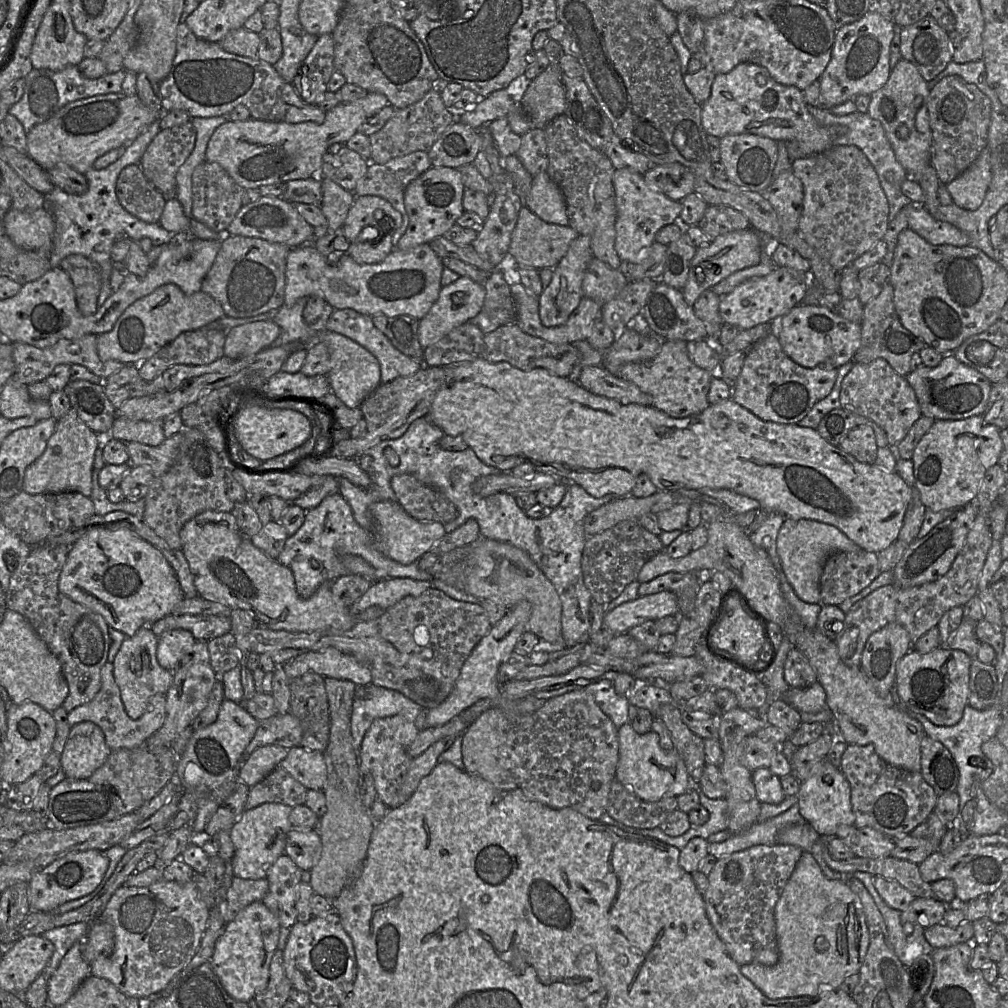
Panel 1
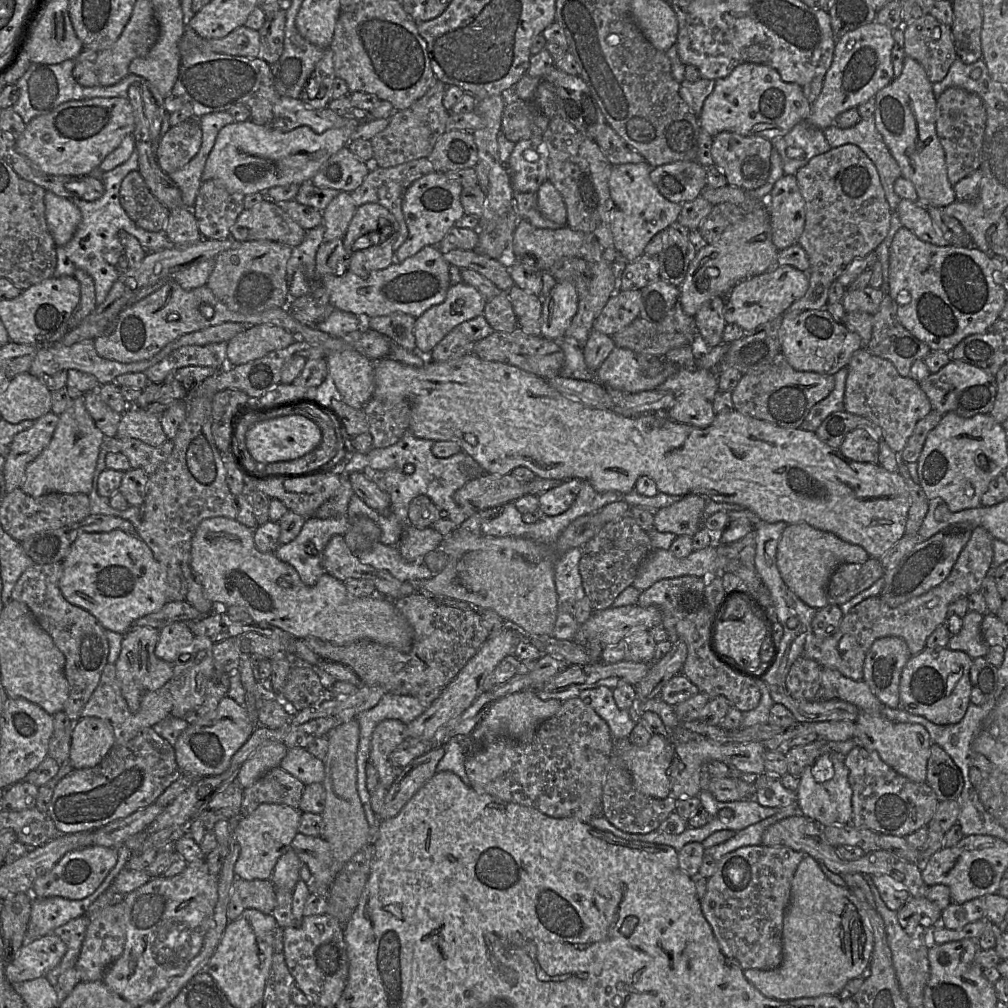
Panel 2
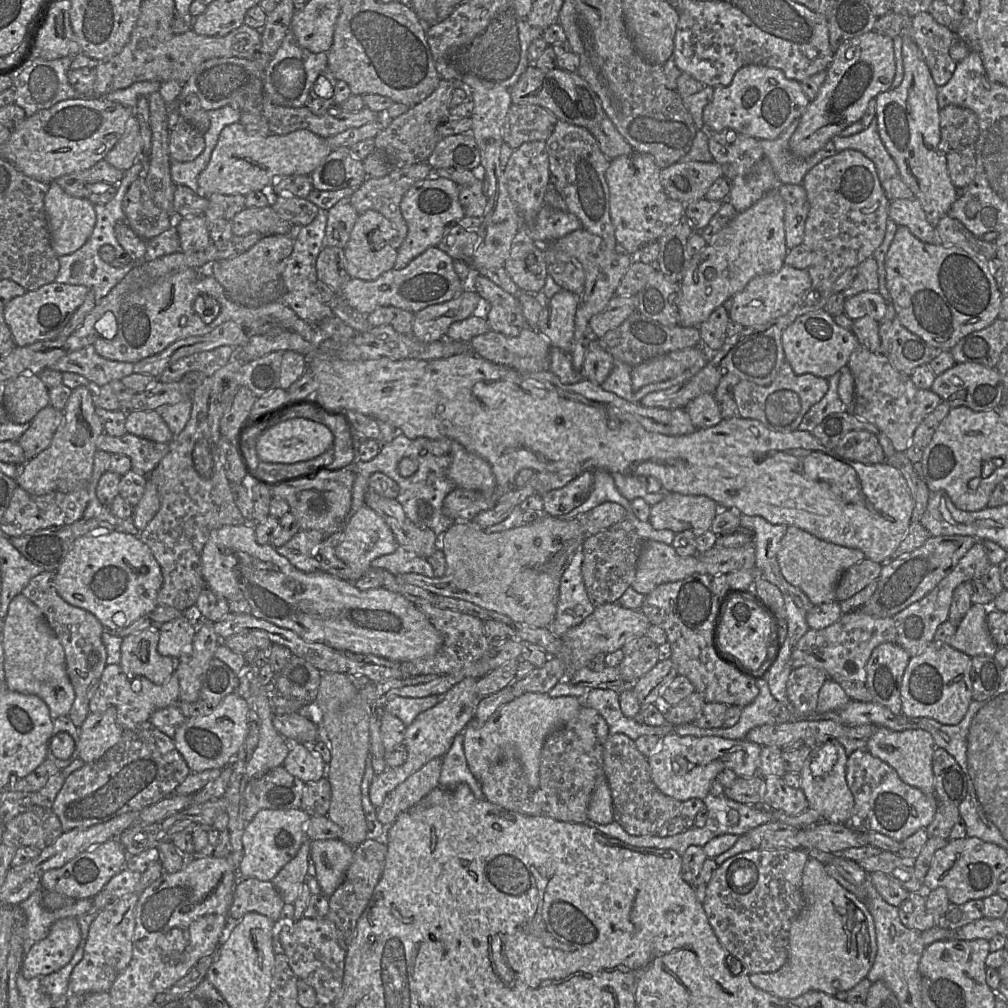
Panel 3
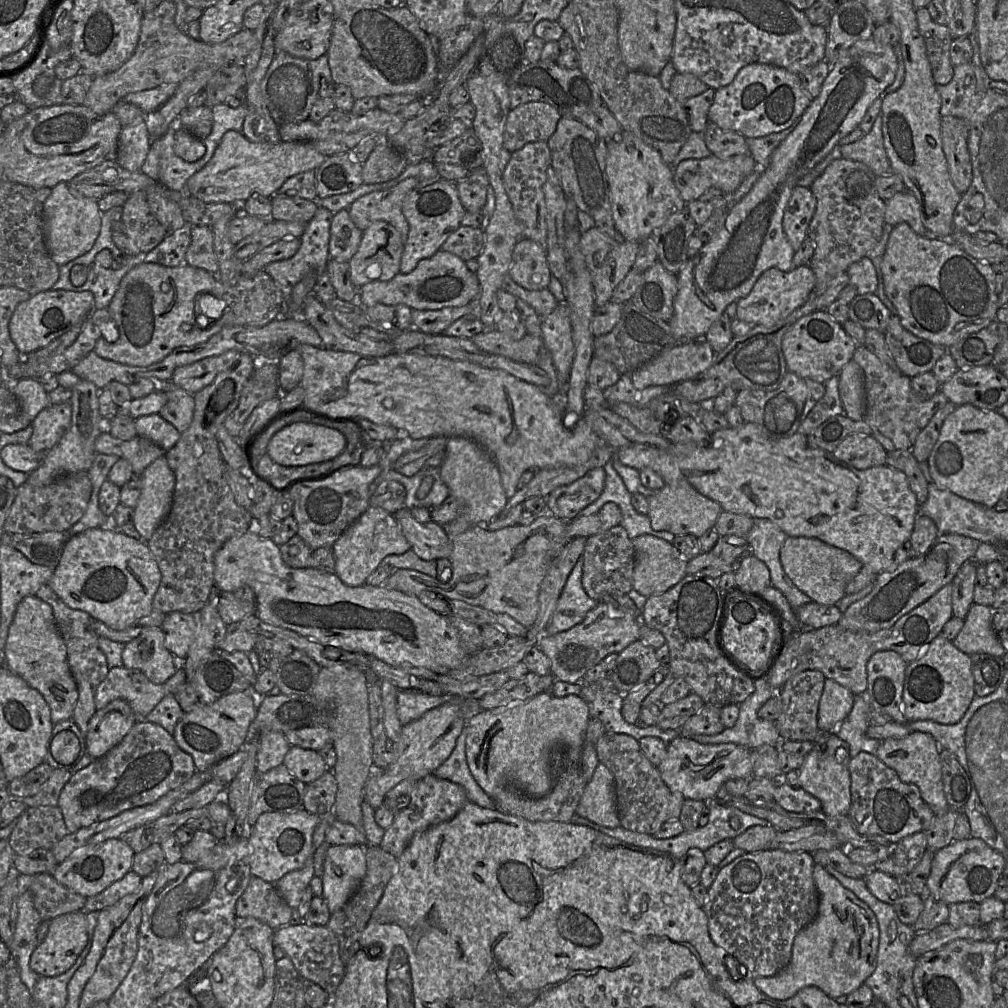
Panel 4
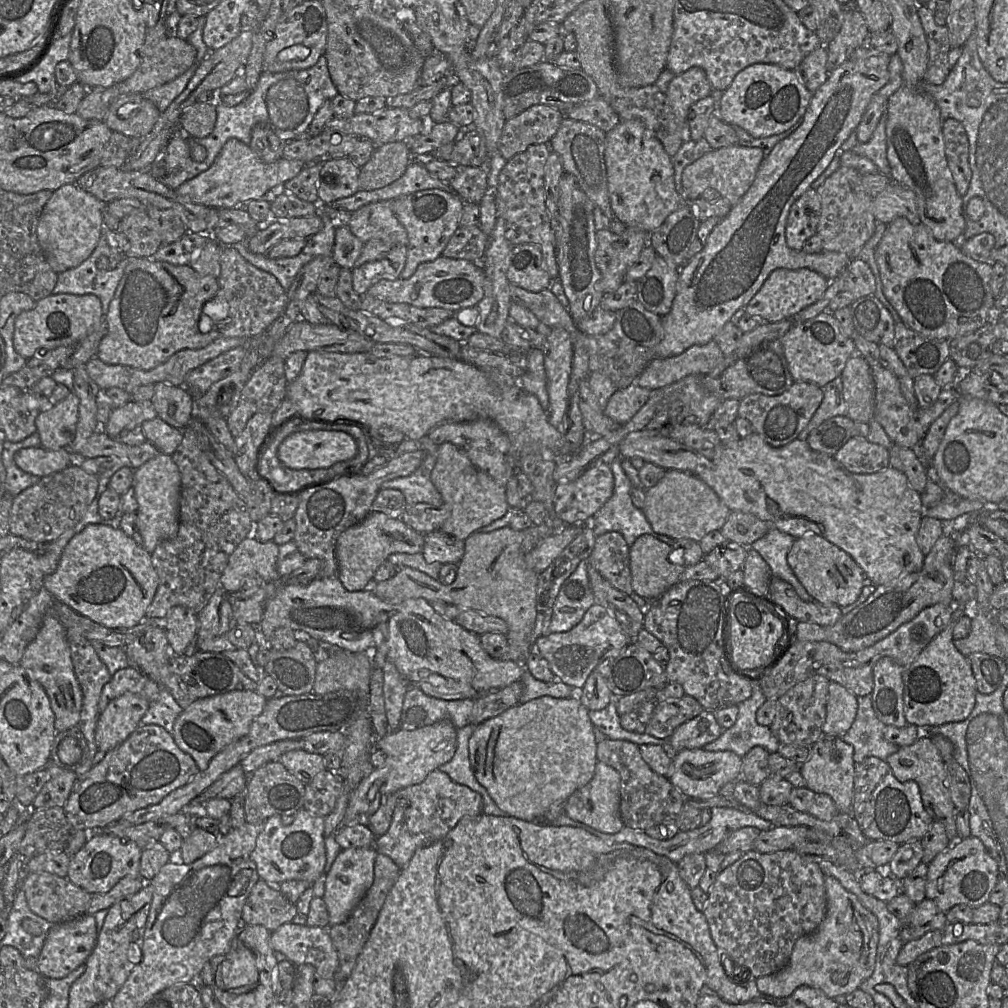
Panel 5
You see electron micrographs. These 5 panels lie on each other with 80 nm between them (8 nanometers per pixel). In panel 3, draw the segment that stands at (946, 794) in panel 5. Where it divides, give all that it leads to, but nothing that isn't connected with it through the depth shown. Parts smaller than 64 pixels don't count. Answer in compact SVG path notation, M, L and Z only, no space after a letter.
M878 727L875 733L867 739L866 745L866 749L892 767L902 781L928 795L935 794L932 758L936 748L933 737L925 730L894 731L886 727Z

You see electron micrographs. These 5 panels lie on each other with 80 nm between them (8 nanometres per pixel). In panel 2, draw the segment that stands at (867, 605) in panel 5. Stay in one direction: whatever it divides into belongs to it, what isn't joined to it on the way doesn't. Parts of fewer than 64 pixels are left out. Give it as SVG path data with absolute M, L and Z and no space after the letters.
M972 529L945 530L921 540L896 564L884 571L884 586L879 594L889 607L897 607L939 585L950 574L960 552L971 537Z

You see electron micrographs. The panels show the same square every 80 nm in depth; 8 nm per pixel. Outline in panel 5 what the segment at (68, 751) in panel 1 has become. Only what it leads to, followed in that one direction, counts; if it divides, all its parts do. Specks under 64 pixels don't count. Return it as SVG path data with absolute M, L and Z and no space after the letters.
M132 692L109 702L99 715L95 741L99 751L108 752L124 742L140 725L151 702Z

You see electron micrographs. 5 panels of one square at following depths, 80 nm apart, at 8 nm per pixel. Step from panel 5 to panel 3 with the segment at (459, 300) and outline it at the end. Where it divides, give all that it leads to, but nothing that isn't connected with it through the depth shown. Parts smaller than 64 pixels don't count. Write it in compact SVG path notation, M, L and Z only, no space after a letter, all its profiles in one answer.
M429 247L405 268L393 268L375 280L348 278L340 294L336 295L341 295L353 309L365 316L382 306L393 306L416 313L428 306L447 302L464 290L464 283L455 272L453 262L454 260L438 247Z

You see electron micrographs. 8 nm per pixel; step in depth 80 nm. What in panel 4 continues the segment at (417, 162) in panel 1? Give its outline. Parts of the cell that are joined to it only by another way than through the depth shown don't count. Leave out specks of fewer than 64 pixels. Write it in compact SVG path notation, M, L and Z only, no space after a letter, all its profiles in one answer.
M409 177L389 189L361 196L348 208L350 219L361 231L367 229L374 221L385 221L397 229L401 241L405 244L409 225L402 213L402 203L415 187L418 187L418 180Z

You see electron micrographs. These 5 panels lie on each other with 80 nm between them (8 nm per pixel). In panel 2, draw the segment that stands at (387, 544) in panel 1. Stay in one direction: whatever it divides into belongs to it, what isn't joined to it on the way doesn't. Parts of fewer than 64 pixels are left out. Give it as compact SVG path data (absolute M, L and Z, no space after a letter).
M407 525L403 528L397 547L405 560L418 561L429 552L440 548L444 538L432 527L417 528Z

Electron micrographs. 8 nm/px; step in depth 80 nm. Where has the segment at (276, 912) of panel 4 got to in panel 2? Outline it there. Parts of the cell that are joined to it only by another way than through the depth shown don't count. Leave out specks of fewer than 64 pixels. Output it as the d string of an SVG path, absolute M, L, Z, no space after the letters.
M237 878L233 885L227 909L230 922L237 920L246 909L270 914L276 906L275 887L271 880L244 880Z

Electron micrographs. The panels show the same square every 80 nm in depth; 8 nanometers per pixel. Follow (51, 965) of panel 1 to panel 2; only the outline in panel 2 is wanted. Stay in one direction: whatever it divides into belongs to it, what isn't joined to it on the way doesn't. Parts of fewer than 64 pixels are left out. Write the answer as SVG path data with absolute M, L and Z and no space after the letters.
M86 915L73 919L54 930L54 935L62 939L67 946L67 951L60 964L49 971L45 978L55 987L58 978L69 968L75 967L85 938L86 930L91 923L91 918Z

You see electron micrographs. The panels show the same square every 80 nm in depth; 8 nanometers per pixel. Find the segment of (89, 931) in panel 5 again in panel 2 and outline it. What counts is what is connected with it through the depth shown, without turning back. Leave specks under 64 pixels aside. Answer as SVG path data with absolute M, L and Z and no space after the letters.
M46 935L29 943L25 943L24 938L23 946L5 966L5 977L11 984L45 977L49 971L60 964L66 951L66 944L56 935Z

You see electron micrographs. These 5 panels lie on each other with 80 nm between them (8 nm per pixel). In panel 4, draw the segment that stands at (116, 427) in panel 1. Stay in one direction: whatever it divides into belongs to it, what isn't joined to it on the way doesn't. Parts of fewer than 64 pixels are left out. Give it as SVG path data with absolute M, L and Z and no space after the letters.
M160 414L141 416L134 423L138 436L154 442L166 452L177 443L182 434Z

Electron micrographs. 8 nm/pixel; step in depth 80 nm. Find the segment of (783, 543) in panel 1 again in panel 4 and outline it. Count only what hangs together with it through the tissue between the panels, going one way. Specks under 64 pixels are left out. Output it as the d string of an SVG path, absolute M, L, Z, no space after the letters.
M788 536L780 550L780 562L786 575L813 602L837 605L846 595L847 584L858 574L862 563L849 552L817 538Z

